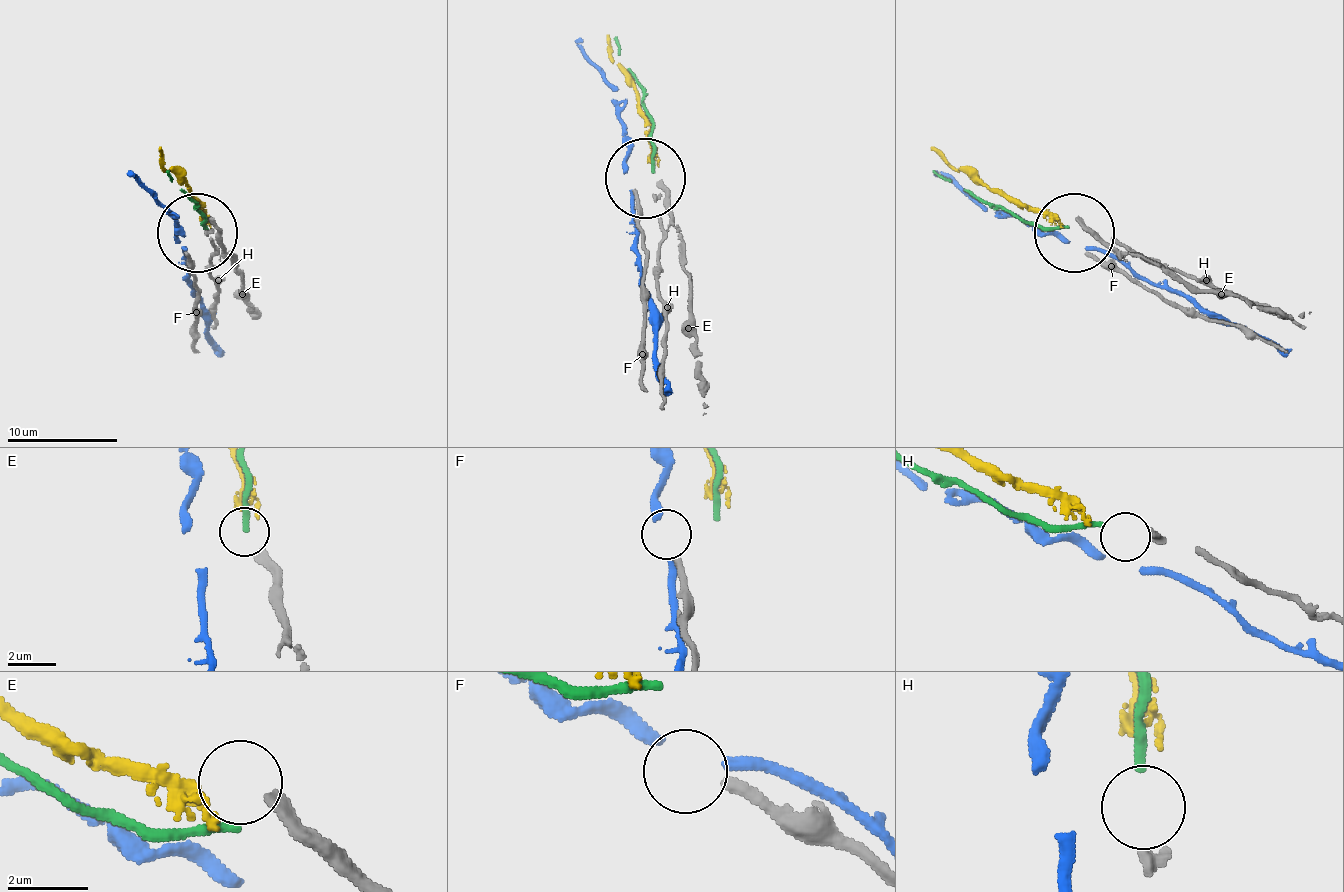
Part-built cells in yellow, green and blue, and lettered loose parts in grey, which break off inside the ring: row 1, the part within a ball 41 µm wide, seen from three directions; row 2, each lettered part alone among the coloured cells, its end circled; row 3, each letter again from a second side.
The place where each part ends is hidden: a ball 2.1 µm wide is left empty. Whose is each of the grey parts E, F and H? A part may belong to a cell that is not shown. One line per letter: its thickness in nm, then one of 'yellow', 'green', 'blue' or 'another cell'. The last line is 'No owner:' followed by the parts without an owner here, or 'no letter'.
E: 320 nm thick; yellow
F: 280 nm thick; another cell
H: 320 nm thick; green
No owner: F

